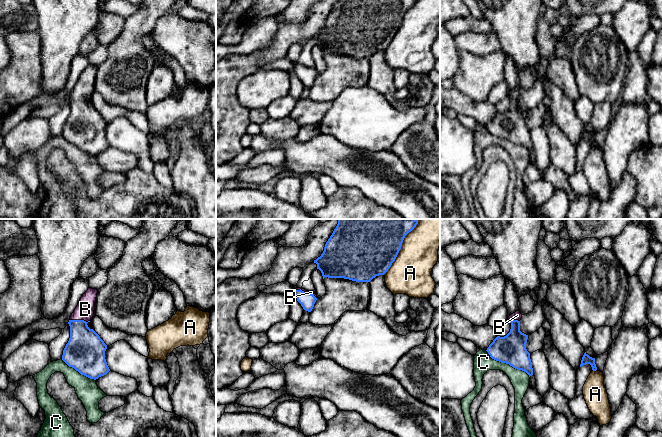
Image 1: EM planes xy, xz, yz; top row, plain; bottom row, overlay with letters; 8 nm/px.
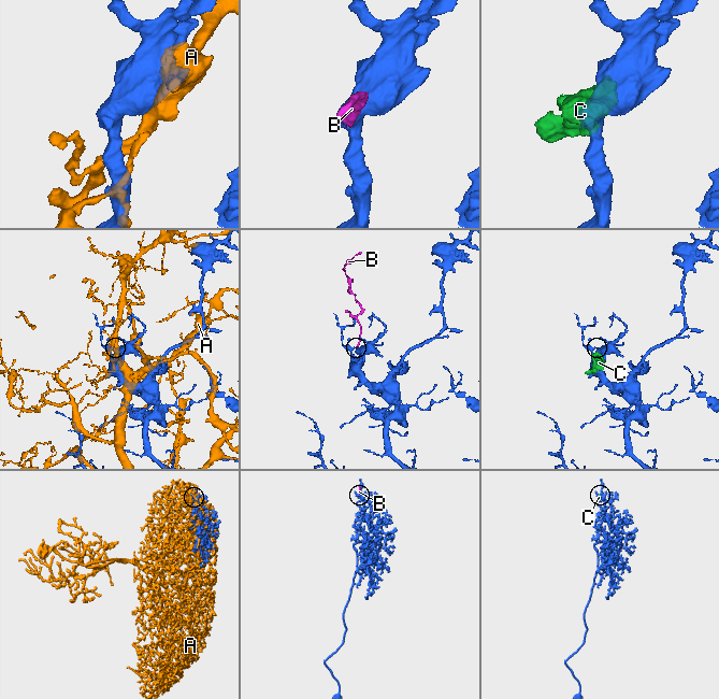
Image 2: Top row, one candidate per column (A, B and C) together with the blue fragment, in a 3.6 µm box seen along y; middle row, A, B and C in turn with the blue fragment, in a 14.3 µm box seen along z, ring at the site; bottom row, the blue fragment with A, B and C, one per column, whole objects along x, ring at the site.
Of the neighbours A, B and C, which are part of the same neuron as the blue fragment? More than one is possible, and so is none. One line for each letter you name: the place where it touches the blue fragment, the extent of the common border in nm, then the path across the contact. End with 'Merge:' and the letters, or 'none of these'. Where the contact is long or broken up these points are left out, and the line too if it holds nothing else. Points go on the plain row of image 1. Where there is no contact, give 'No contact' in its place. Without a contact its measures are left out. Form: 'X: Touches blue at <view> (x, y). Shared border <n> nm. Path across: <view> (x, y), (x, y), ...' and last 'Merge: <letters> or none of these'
B: Touches blue at xy (80, 96). Shared border 160 nm. Path across: xy (85, 126), (80, 110), (80, 96), (85, 85)
Merge: B

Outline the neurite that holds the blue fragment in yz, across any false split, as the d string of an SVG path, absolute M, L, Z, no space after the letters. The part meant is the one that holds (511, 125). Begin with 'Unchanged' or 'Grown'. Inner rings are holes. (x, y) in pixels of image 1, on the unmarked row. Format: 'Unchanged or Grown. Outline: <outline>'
Grown. Outline: M516 87L508 93L511 99L510 108L504 112L497 112L487 124L490 133L501 139L506 139L517 146L533 151L530 129L526 125L528 111L520 107L522 90Z

